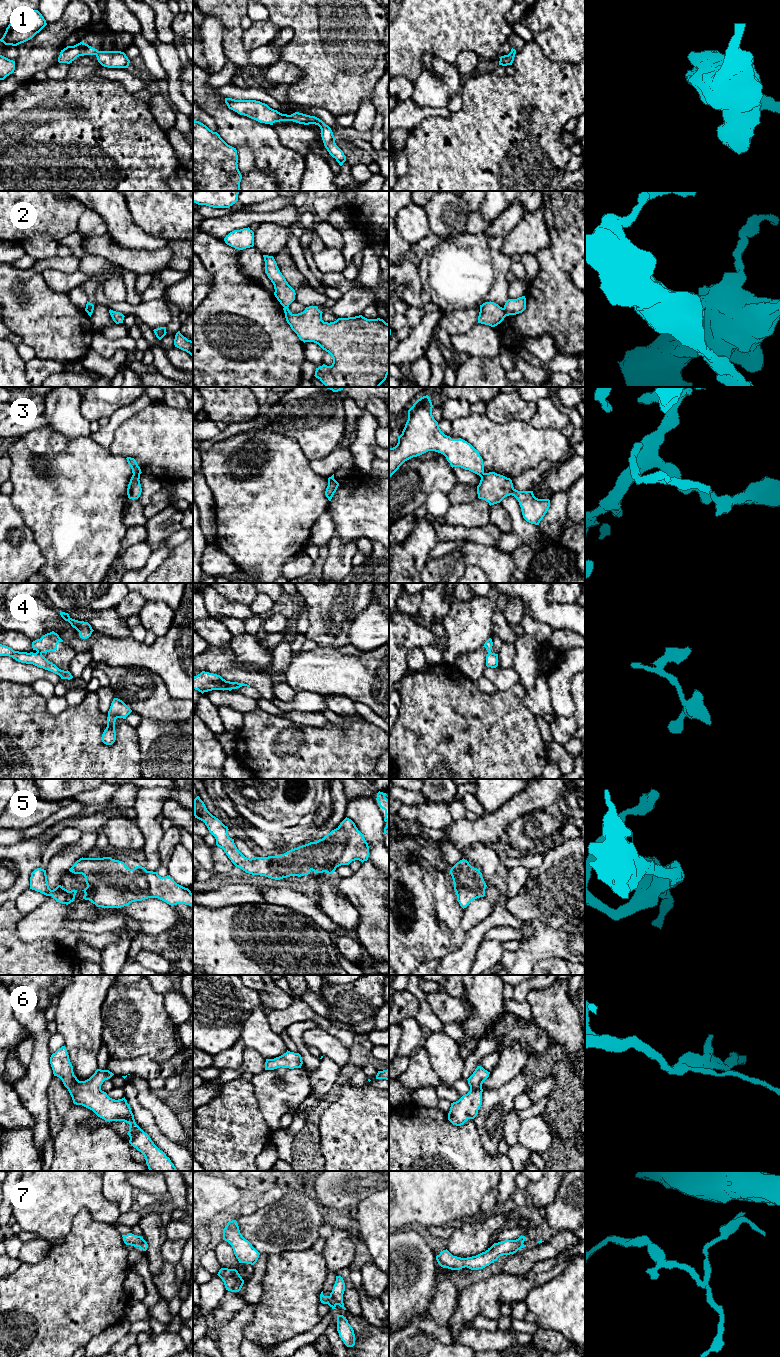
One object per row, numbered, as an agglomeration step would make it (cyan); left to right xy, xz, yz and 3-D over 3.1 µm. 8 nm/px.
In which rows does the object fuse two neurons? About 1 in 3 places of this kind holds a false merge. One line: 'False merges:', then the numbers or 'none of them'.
False merges: 1, 2, 3, 4, 7

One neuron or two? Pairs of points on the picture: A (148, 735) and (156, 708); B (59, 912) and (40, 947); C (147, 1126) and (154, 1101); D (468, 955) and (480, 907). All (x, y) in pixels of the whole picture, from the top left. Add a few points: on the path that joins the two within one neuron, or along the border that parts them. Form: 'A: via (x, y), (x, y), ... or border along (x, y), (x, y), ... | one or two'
A: border along (143, 717), (176, 722) | two
B: border along (20, 940), (49, 940), (61, 944) | two
C: border along (137, 1095), (138, 1102), (164, 1134) | two
D: border along (493, 909), (485, 918), (466, 932) | two

